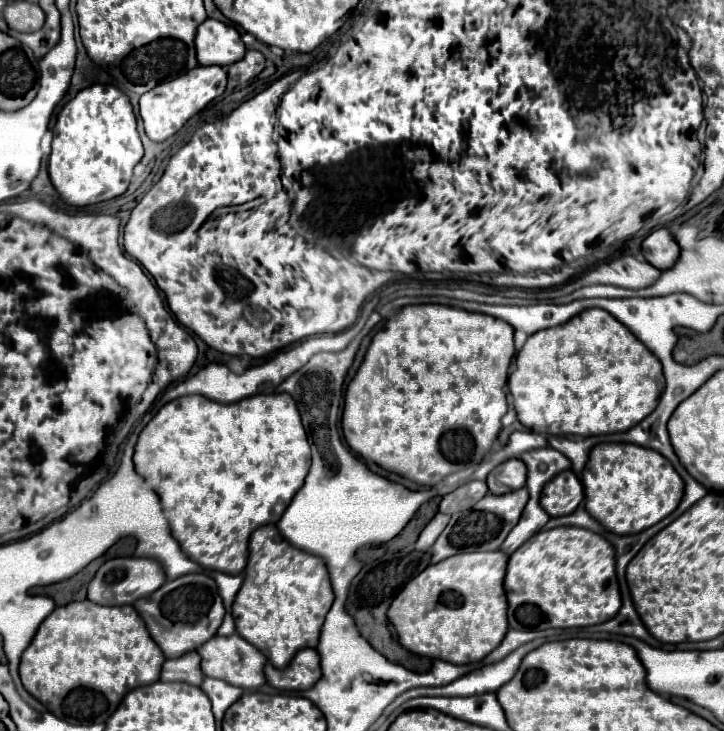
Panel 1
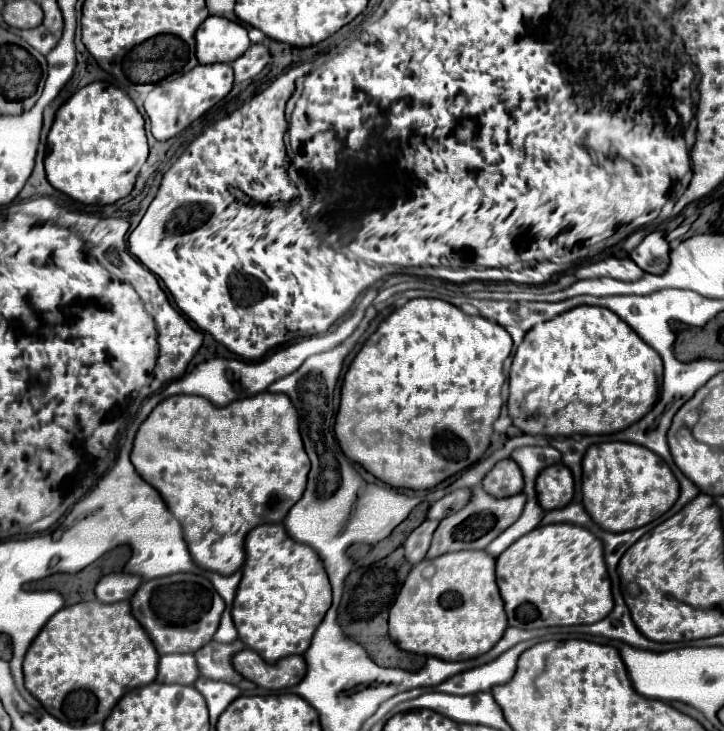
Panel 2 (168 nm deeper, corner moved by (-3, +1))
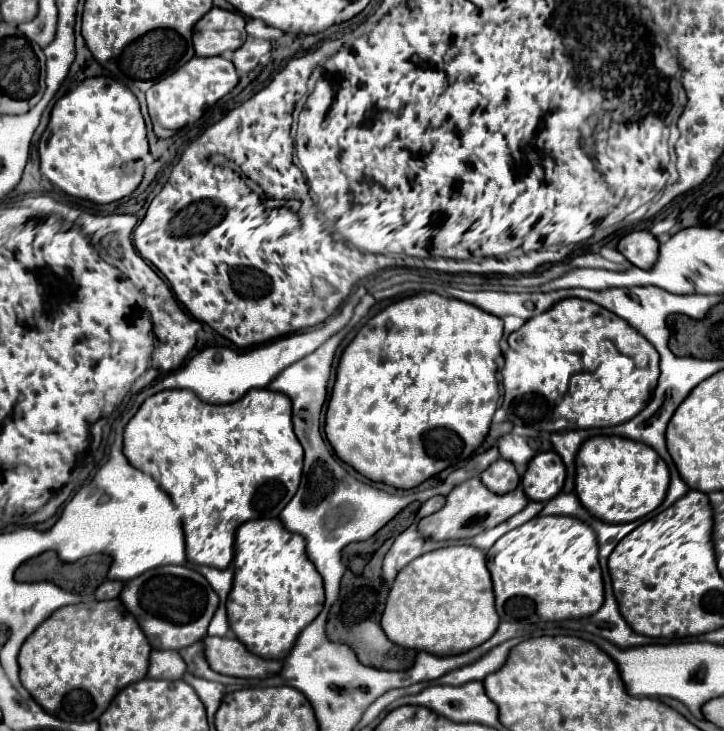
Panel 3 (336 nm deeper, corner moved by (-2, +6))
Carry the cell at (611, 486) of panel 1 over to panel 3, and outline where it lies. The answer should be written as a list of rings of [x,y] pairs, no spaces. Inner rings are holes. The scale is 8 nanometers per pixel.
[[[592,436],[576,456],[574,492],[582,506],[602,522],[624,524],[656,510],[668,490],[668,466],[644,442],[624,436]]]

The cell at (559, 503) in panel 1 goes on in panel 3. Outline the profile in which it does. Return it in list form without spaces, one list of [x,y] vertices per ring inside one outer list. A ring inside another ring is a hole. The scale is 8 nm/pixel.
[[[538,452],[530,462],[528,470],[522,476],[524,494],[536,502],[548,502],[556,494],[560,494],[566,478],[566,468],[562,458],[550,452]]]

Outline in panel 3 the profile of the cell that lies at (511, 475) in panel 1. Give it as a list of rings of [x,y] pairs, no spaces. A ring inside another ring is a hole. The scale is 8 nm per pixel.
[[[498,458],[488,470],[482,472],[482,482],[490,492],[506,494],[520,484],[520,476],[512,462],[504,462],[502,458]]]

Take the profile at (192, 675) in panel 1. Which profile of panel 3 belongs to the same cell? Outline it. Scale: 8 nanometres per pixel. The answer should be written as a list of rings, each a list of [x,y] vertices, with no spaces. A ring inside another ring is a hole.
[[[152,650],[150,652],[150,668],[148,678],[164,678],[164,680],[180,680],[186,672],[184,660],[176,650]]]

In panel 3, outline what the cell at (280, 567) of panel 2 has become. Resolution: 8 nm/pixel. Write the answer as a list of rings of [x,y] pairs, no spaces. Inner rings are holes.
[[[278,518],[244,522],[234,540],[234,584],[228,594],[228,624],[252,654],[284,660],[298,634],[320,614],[324,604],[322,576],[308,560],[300,534],[286,532]]]

